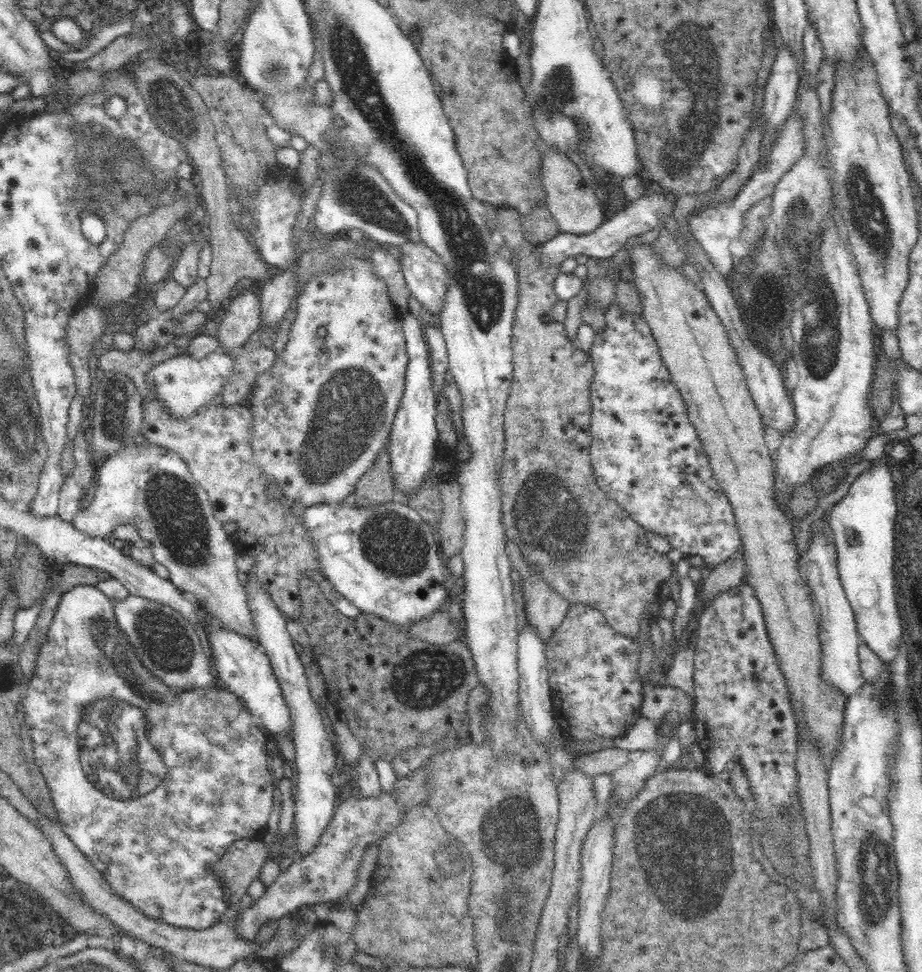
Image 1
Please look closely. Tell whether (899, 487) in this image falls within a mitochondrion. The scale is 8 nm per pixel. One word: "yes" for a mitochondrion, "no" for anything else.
no

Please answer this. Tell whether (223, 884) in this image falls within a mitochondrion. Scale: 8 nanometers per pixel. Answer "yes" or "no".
no

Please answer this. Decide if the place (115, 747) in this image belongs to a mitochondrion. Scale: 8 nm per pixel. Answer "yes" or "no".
yes

